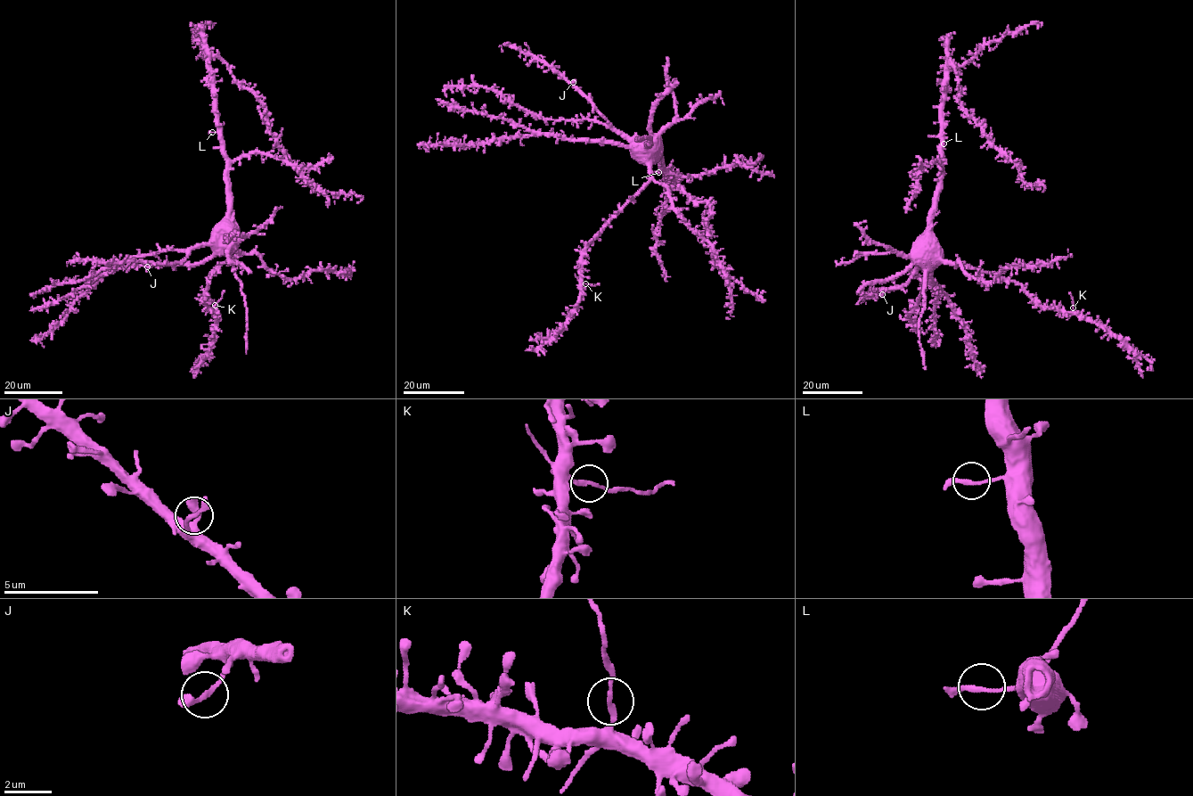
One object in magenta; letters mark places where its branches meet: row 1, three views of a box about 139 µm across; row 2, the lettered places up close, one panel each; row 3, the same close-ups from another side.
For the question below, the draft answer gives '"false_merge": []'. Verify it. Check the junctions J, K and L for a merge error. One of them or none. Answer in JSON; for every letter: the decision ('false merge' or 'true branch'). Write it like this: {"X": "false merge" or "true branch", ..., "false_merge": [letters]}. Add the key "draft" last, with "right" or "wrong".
{"J": "true branch", "K": "false merge", "L": "true branch", "false_merge": ["K"], "draft": "wrong"}

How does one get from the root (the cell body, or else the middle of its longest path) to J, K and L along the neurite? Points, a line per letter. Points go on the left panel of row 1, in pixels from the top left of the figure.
J: (224, 153), (228, 214), (216, 226), (212, 239), (199, 245), (180, 261), (148, 263), (147, 266)
K: (224, 153), (228, 169), (232, 243), (240, 254), (218, 264), (209, 278), (203, 300), (212, 308), (215, 305)
L: (224, 153), (218, 133), (212, 132)

